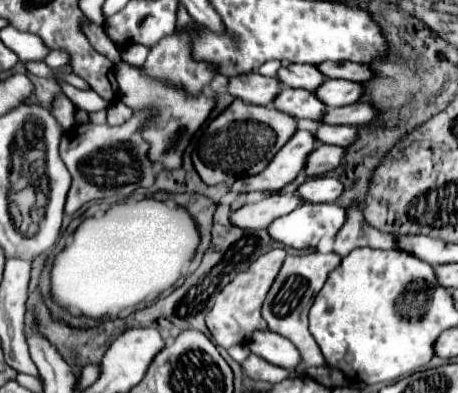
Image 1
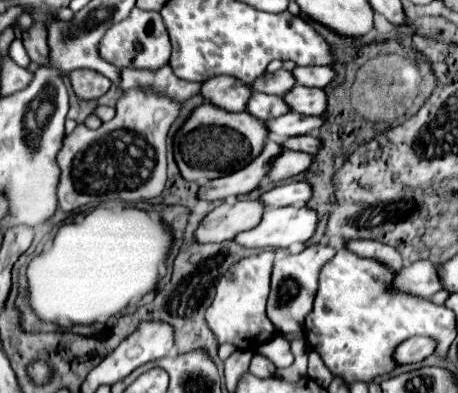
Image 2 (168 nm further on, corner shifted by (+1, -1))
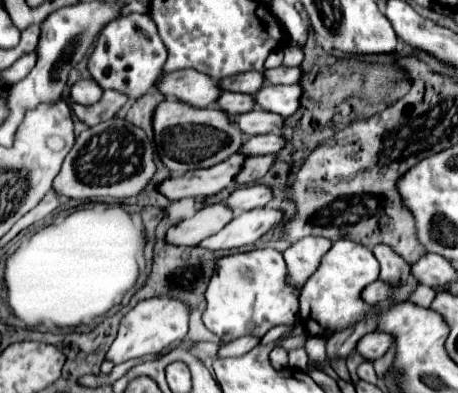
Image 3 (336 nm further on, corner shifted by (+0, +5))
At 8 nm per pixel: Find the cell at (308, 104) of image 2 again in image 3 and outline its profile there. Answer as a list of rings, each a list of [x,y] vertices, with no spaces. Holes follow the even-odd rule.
[[[263,85],[255,101],[265,111],[289,117],[301,103],[301,85]]]

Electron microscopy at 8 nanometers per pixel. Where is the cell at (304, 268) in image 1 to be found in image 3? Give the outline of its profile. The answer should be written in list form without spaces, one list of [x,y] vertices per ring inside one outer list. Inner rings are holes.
[[[305,237],[283,251],[287,263],[287,285],[301,293],[305,281],[315,273],[321,257],[329,251],[333,243],[325,237]]]

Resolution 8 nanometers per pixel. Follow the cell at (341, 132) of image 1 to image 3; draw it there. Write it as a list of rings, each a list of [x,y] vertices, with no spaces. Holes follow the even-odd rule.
[[[267,133],[267,135],[247,137],[241,151],[245,155],[267,155],[267,153],[277,153],[277,149],[281,149],[281,145],[285,145],[285,141],[281,141],[281,135]]]

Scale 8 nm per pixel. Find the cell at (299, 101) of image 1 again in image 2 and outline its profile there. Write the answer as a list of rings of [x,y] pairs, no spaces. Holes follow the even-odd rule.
[[[254,93],[246,103],[246,111],[260,121],[268,121],[268,119],[276,119],[288,113],[288,107],[284,107],[284,99],[278,95]]]

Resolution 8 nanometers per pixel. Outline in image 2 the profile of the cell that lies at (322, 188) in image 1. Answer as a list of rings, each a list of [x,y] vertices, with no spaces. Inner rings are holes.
[[[286,183],[262,193],[260,201],[266,207],[300,207],[308,203],[308,195],[312,195],[312,189],[306,183]]]

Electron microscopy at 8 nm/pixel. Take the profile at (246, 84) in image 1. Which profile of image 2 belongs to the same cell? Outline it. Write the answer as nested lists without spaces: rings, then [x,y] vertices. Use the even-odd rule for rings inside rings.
[[[210,77],[200,87],[200,97],[224,111],[244,111],[252,89],[232,77]]]

